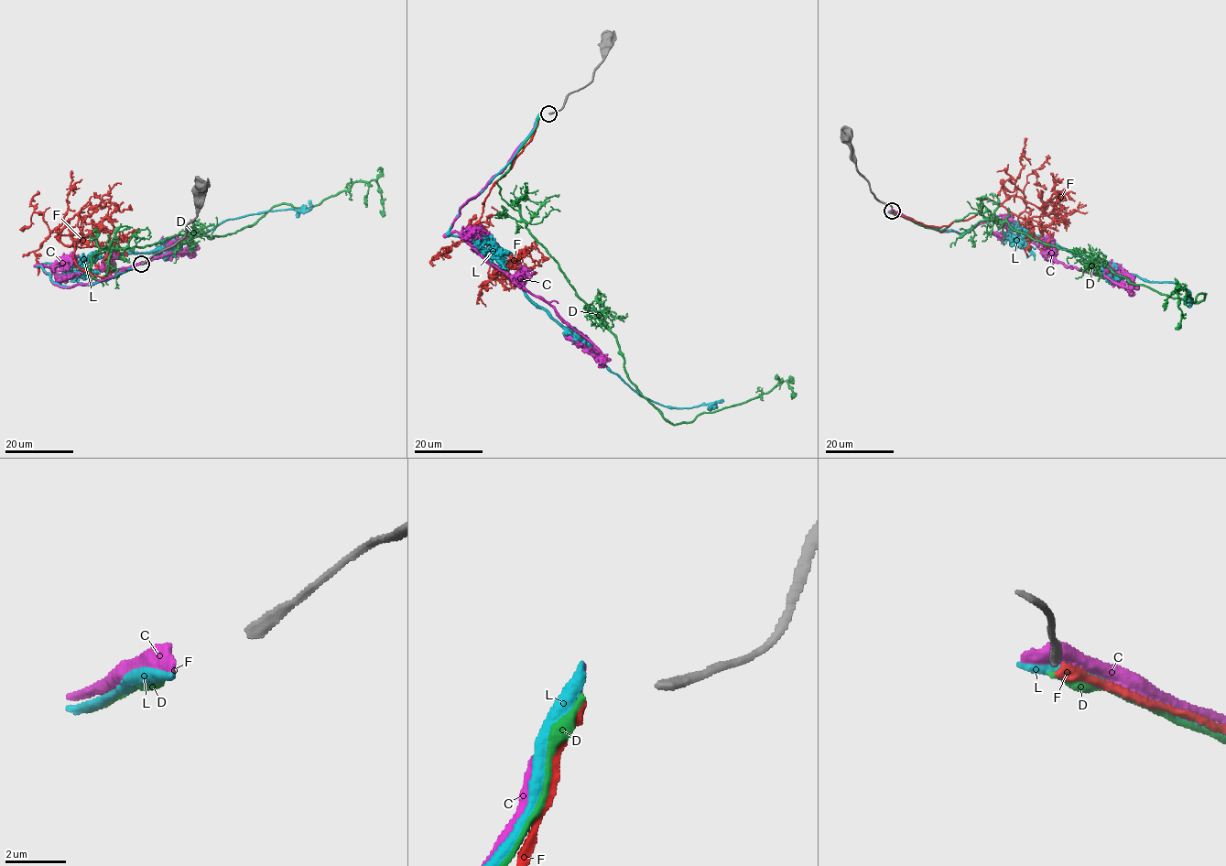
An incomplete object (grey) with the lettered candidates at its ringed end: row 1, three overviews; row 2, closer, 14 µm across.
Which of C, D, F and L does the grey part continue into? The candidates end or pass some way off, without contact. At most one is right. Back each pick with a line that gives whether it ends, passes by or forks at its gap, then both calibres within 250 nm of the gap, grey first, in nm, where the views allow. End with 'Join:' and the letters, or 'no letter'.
F: it ends | 360/320 nm
Join: F

